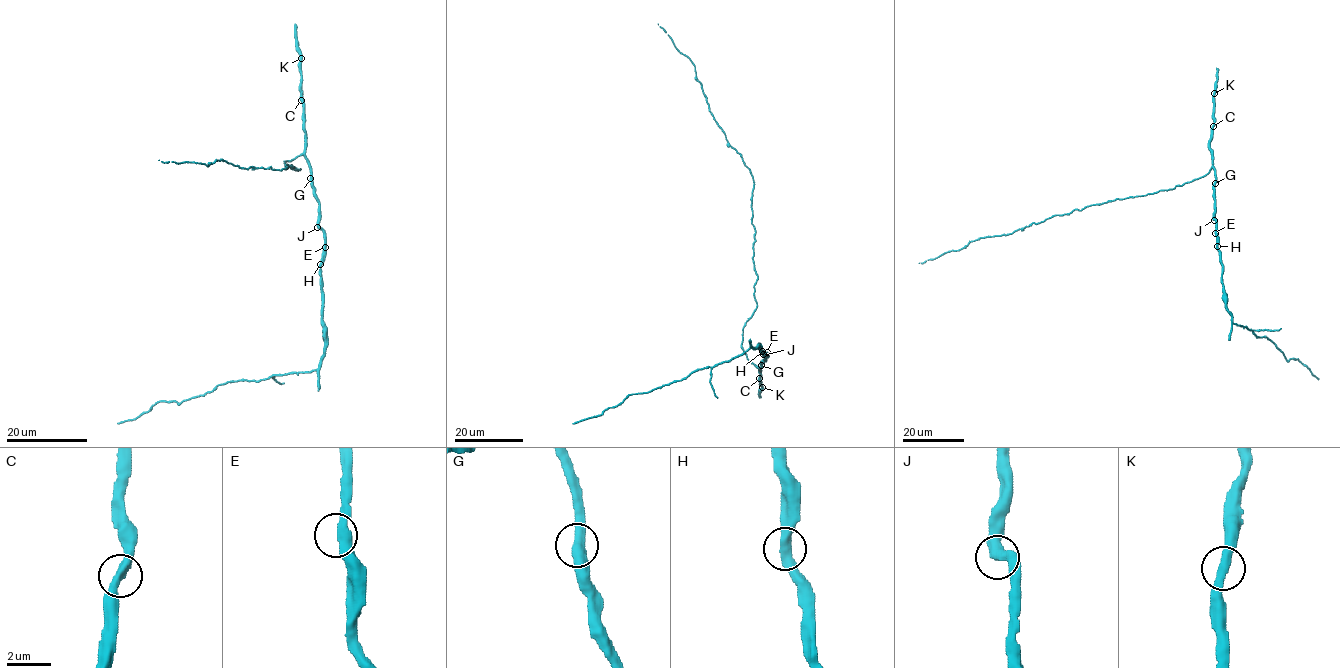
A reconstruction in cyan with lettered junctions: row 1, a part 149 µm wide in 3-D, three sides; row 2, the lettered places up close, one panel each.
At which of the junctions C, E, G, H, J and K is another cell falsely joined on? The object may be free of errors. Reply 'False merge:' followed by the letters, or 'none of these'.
False merge: H

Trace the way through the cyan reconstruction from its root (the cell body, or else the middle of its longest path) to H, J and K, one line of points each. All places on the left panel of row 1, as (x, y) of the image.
H: (299, 156), (302, 154), (306, 160), (312, 193), (319, 203), (318, 226), (324, 237), (324, 255), (320, 264)
J: (299, 156), (302, 154), (309, 168), (312, 193), (319, 203), (317, 227)
K: (299, 156), (304, 151), (305, 142), (301, 58)

